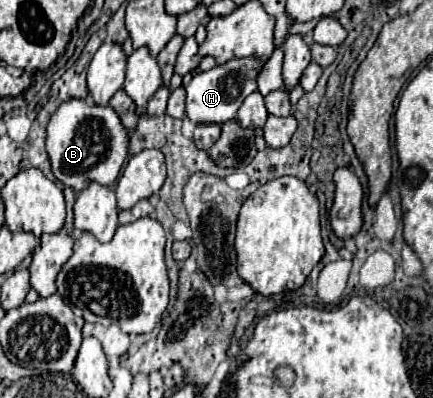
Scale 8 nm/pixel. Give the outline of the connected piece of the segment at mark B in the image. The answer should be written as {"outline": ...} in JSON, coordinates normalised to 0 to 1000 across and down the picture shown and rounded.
{"outline":[[[164,249],[136,264],[109,314],[109,384],[118,430],[132,455],[164,470],[173,485],[201,475],[210,455],[261,465],[293,394],[293,324],[279,314],[256,269],[229,269],[196,249]]]}

